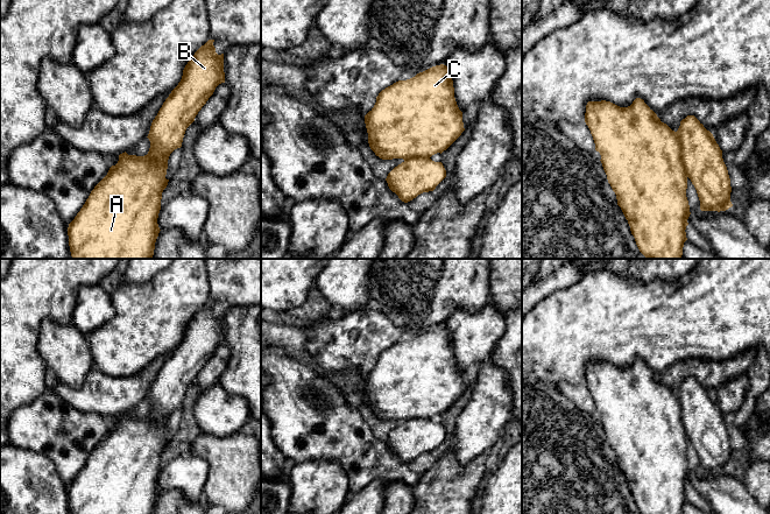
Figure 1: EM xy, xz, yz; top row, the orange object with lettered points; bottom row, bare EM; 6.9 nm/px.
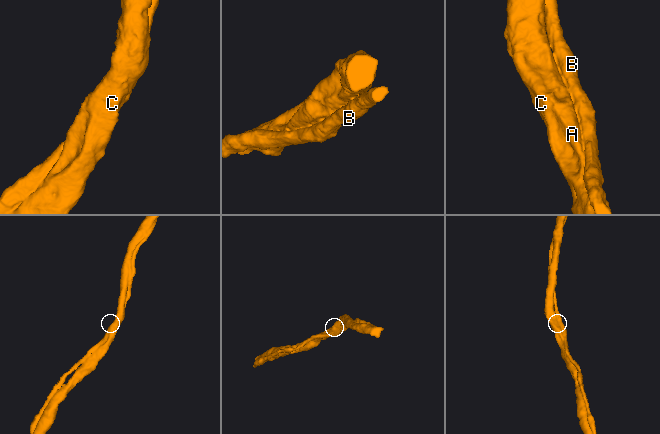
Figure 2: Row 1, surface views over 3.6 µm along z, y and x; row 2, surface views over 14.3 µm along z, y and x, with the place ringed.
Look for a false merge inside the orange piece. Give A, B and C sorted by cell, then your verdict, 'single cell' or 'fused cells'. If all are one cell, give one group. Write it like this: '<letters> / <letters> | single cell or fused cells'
A B C | single cell

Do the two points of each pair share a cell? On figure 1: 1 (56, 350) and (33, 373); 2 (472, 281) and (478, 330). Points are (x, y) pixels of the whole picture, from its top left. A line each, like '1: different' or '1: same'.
1: different
2: same

